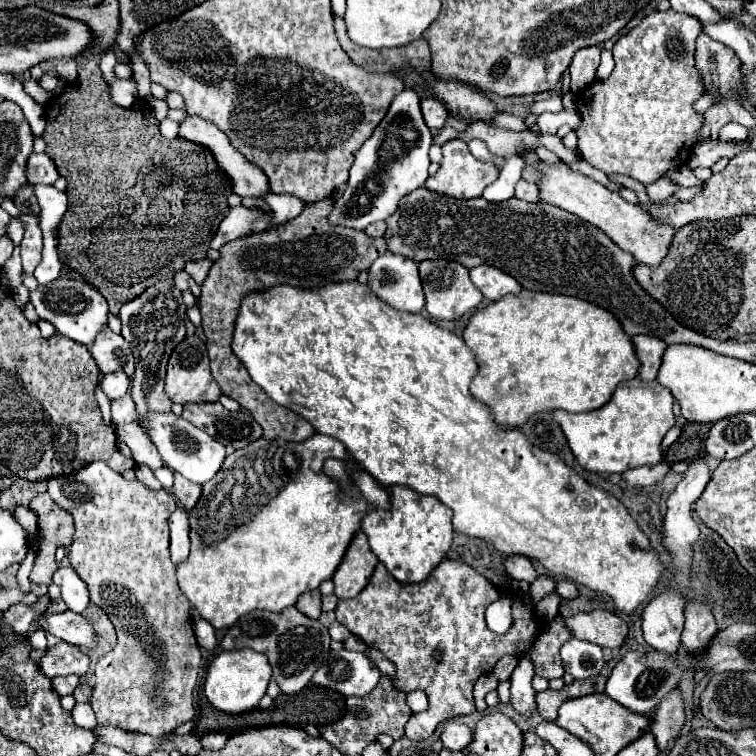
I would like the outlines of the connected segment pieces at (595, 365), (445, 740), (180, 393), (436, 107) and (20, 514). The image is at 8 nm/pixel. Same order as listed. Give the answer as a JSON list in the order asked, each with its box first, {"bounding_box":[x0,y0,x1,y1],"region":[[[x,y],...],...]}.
[{"bounding_box":[464,290,640,426],"region":[[[522,290],[516,296],[492,302],[470,318],[464,330],[464,342],[474,350],[480,362],[480,370],[472,380],[470,390],[480,402],[490,406],[494,420],[506,426],[522,426],[532,414],[556,408],[568,412],[602,408],[610,400],[614,388],[620,382],[636,378],[640,370],[632,340],[620,330],[620,322],[616,322],[608,310],[562,294],[532,294]]]},{"bounding_box":[440,722,472,750],"region":[[[446,722],[440,740],[448,750],[464,750],[472,742],[472,730],[460,722]]]},{"bounding_box":[166,336,220,404],"region":[[[186,336],[172,352],[168,360],[168,376],[166,376],[166,394],[176,404],[188,404],[188,402],[216,402],[220,398],[220,386],[212,378],[210,364],[208,364],[208,352],[204,340],[198,336]]]},{"bounding_box":[420,96,448,130],"region":[[[428,96],[428,98],[422,98],[420,106],[422,106],[424,120],[426,120],[426,124],[428,124],[432,130],[444,126],[444,122],[446,122],[446,118],[448,118],[448,110],[444,108],[444,104],[442,104],[440,100]]]},{"bounding_box":[14,505,38,540],"region":[[[19,505],[15,508],[14,517],[22,526],[26,532],[28,532],[28,540],[32,538],[32,535],[37,531],[37,521],[38,518],[36,514],[29,508],[23,505]]]}]

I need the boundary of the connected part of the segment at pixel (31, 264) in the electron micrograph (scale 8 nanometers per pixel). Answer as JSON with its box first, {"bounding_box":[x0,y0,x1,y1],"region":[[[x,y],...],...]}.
{"bounding_box":[20,214,42,274],"region":[[[22,214],[20,220],[24,220],[24,224],[30,224],[26,226],[26,232],[24,232],[24,238],[22,238],[22,270],[24,274],[32,274],[34,268],[38,266],[40,262],[40,252],[42,252],[42,232],[38,228],[38,218],[32,214]]]}

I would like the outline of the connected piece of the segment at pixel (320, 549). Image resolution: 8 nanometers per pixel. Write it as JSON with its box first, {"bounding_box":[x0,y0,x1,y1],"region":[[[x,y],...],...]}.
{"bounding_box":[176,434,390,630],"region":[[[314,434],[302,444],[258,438],[244,448],[244,454],[238,454],[238,450],[230,454],[216,478],[202,486],[202,498],[190,510],[190,556],[178,564],[176,576],[182,594],[216,630],[234,626],[240,616],[252,610],[282,612],[294,606],[300,594],[316,590],[324,580],[332,578],[352,536],[360,530],[362,516],[372,506],[390,508],[384,486],[364,470],[354,474],[362,496],[338,500],[336,482],[322,474],[326,458],[348,460],[350,456],[342,444],[322,434]]]}

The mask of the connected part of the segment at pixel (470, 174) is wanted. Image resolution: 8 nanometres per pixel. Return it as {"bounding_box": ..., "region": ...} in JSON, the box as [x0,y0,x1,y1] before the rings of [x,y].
{"bounding_box":[426,140,500,200],"region":[[[450,140],[442,146],[442,152],[444,152],[444,158],[442,158],[442,164],[440,164],[440,170],[430,176],[426,180],[426,188],[432,190],[432,192],[438,192],[438,194],[446,194],[446,196],[454,196],[454,198],[462,198],[462,200],[468,200],[468,198],[478,198],[482,196],[484,188],[488,184],[492,184],[500,170],[490,164],[490,162],[482,162],[478,158],[474,158],[466,146],[466,142],[462,140]]]}

